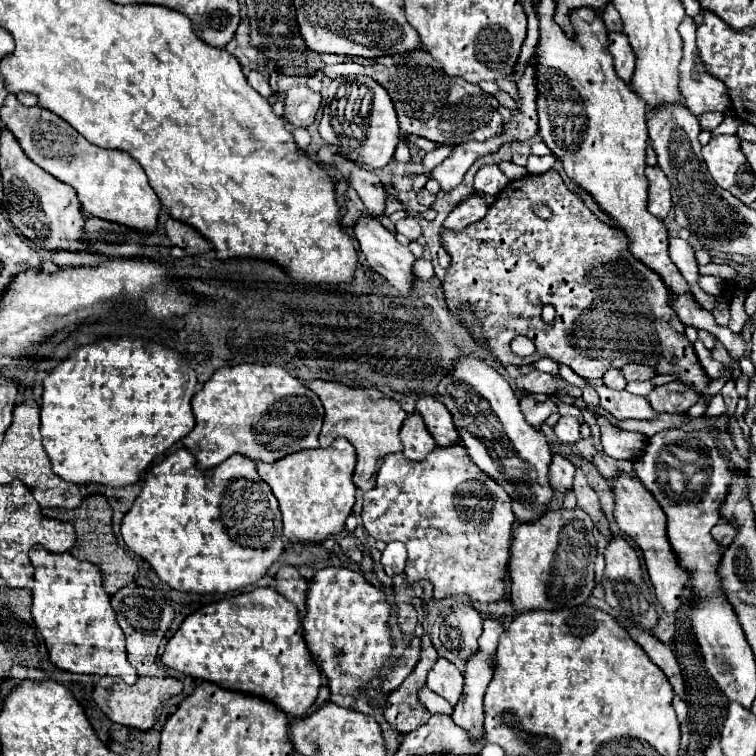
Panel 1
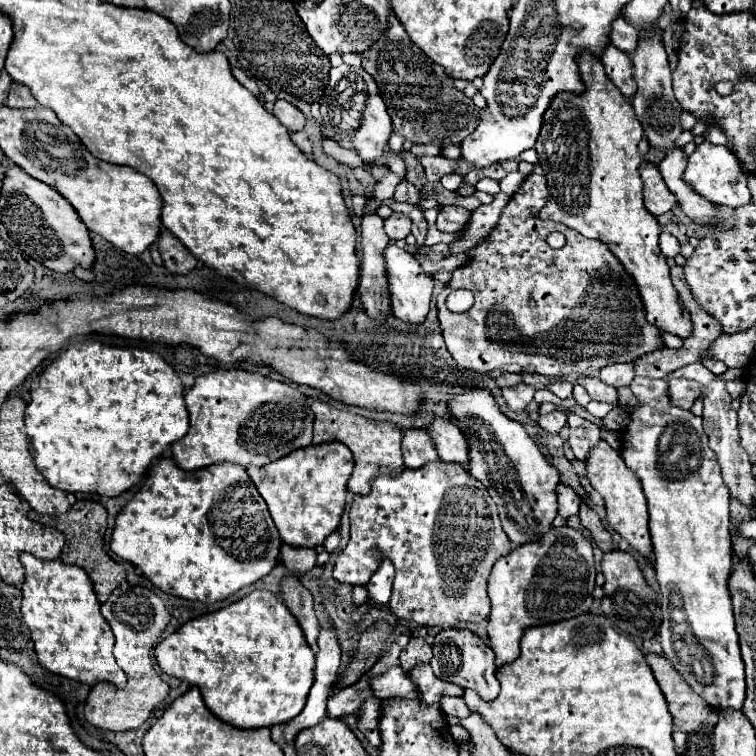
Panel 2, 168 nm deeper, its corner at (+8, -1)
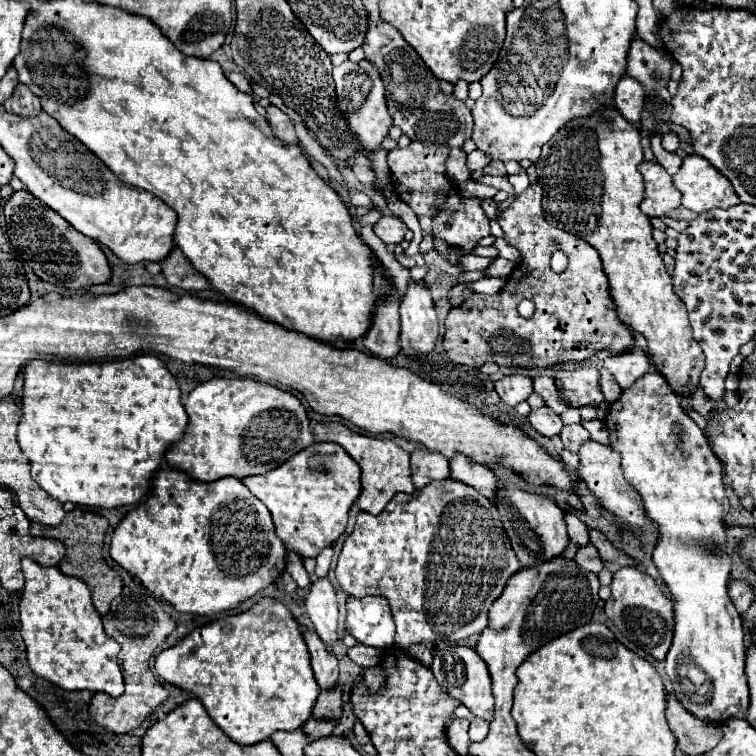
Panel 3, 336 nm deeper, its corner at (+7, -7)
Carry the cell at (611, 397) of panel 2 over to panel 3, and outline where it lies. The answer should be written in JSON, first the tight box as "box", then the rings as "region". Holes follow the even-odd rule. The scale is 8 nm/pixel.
{"box":[555,365,603,407],"region":[[[577,365],[569,369],[561,367],[555,371],[555,385],[561,393],[561,399],[569,407],[599,405],[603,401],[597,367],[591,365]]]}

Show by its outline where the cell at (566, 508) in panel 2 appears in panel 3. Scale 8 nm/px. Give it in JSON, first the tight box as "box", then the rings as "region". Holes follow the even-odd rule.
{"box":[565,513,589,547],"region":[[[567,513],[565,521],[567,521],[567,529],[569,529],[569,539],[577,547],[589,545],[589,529],[587,529],[587,525],[579,517],[575,517],[573,513]]]}

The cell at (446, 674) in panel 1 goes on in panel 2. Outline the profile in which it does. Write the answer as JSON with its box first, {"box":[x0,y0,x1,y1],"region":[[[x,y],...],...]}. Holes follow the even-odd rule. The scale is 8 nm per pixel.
{"box":[440,695,470,719],"region":[[[446,695],[446,697],[440,699],[440,707],[442,707],[442,711],[446,715],[456,715],[460,719],[464,719],[464,717],[470,715],[470,709],[464,703],[464,697],[448,697]]]}

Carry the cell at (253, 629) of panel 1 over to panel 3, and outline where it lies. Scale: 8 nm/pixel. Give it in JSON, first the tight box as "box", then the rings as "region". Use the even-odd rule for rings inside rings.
{"box":[155,597,321,745],"region":[[[263,597],[249,611],[207,623],[177,645],[155,657],[157,673],[171,685],[197,697],[211,719],[239,745],[253,745],[269,739],[275,731],[295,731],[313,715],[313,705],[321,693],[309,665],[309,651],[301,635],[301,627],[289,609],[271,597]]]}

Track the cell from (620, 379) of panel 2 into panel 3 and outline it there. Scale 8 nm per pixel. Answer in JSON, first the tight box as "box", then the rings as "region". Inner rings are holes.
{"box":[603,345,651,389],"region":[[[635,345],[625,349],[621,355],[607,357],[603,363],[615,375],[621,389],[629,387],[629,383],[635,383],[635,379],[645,375],[651,367],[651,361],[645,355],[645,351],[641,347],[635,347]]]}

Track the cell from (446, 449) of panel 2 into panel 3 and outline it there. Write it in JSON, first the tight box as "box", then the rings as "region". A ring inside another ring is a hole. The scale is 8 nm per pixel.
{"box":[451,455,497,499],"region":[[[455,455],[451,459],[451,479],[477,489],[487,499],[493,499],[497,495],[497,477],[493,471],[489,467],[473,463],[465,455]]]}

